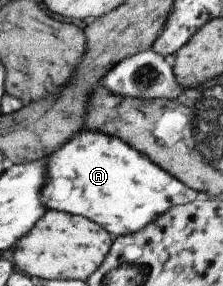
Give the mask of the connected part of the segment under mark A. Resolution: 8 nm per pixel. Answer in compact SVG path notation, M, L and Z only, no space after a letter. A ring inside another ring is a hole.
M79 130L43 161L46 181L40 195L42 205L84 217L100 225L112 238L134 233L166 213L166 209L186 204L199 195L148 157L100 131Z

